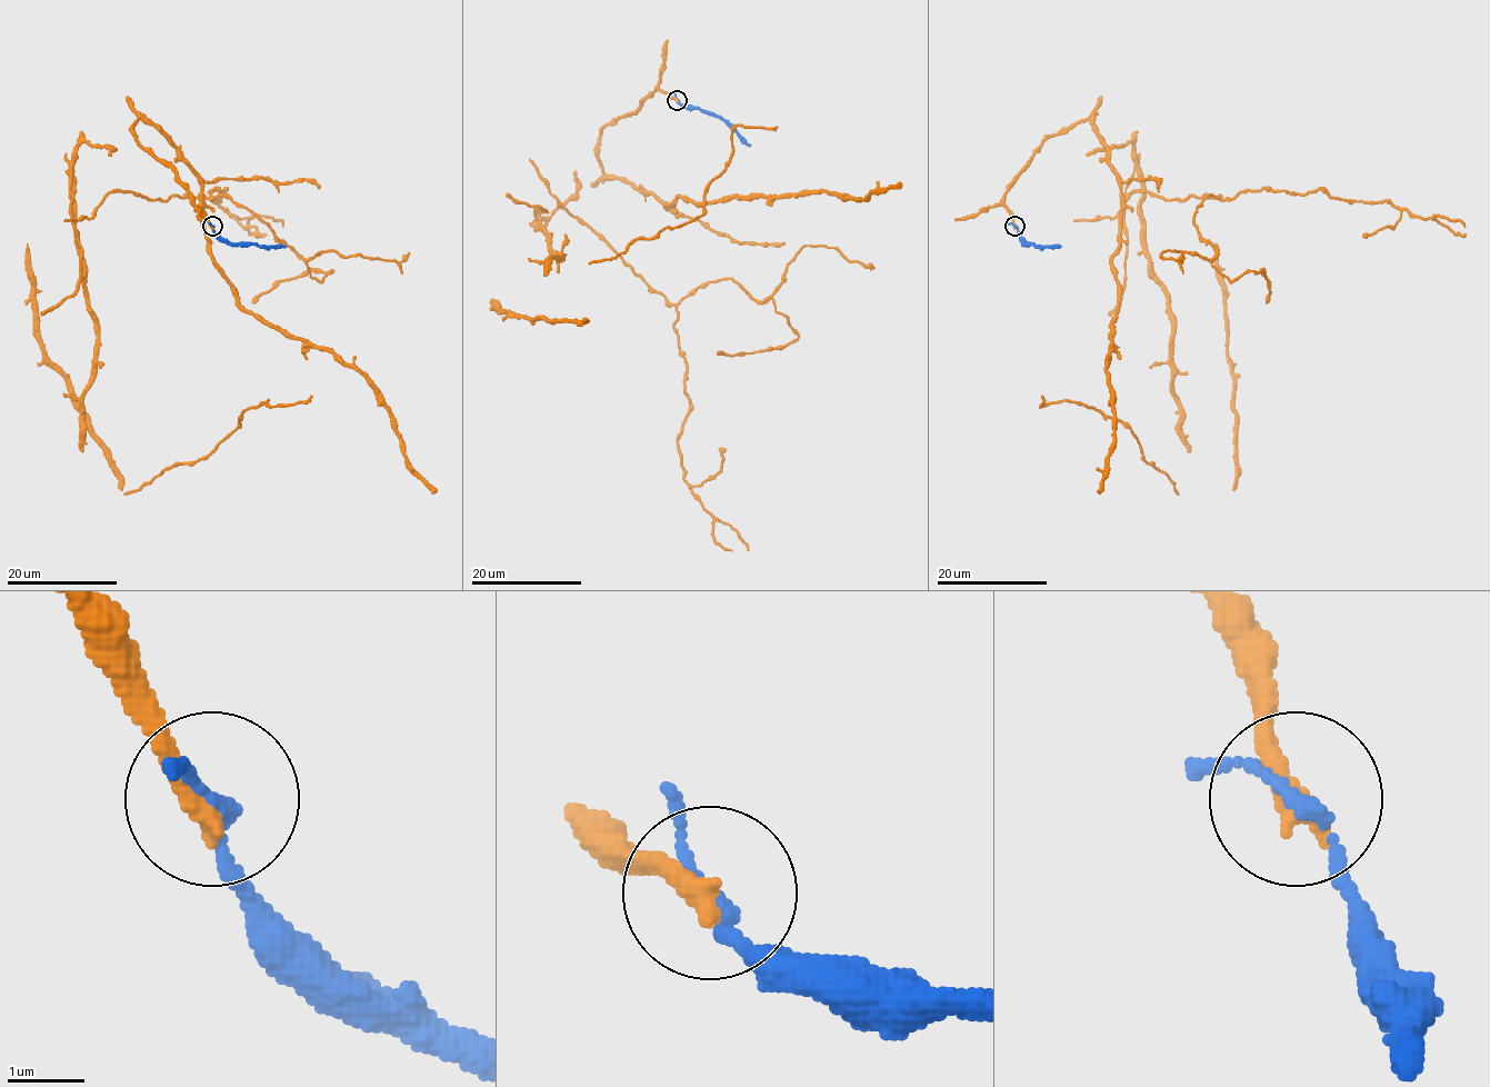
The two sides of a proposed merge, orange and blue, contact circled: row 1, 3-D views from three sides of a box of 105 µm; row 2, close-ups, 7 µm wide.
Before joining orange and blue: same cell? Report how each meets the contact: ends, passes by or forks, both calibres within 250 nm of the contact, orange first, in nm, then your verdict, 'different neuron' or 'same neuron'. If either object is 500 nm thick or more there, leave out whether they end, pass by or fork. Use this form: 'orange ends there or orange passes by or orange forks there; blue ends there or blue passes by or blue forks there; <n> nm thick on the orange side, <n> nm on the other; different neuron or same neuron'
orange ends there; blue passes by; 380 nm thick on the orange side, 150 nm on the other; same neuron

